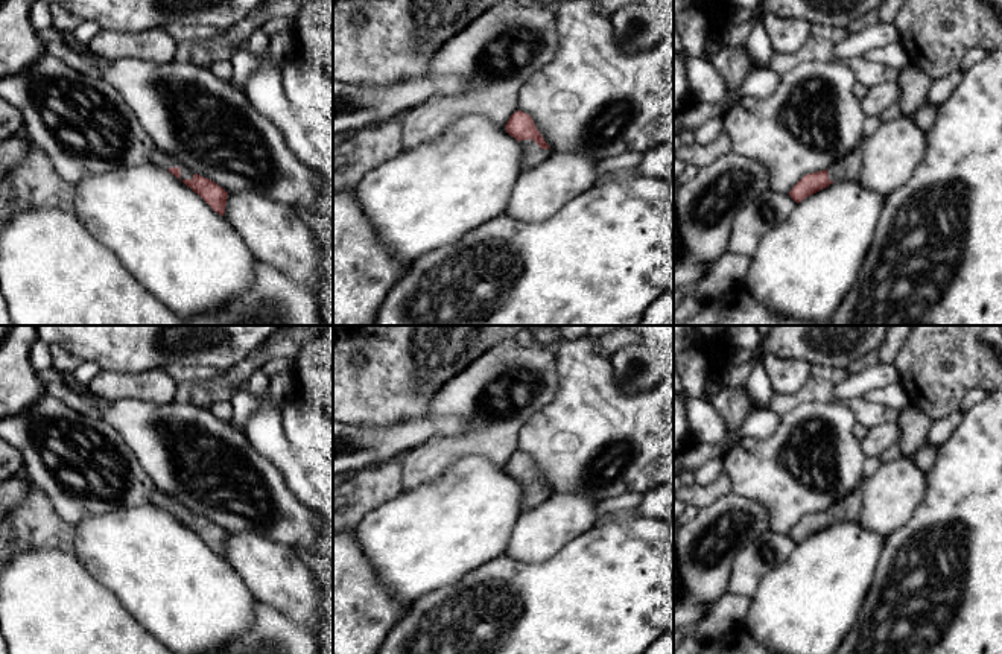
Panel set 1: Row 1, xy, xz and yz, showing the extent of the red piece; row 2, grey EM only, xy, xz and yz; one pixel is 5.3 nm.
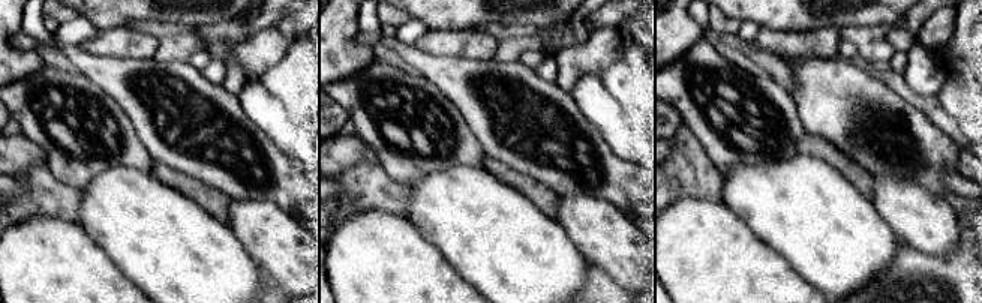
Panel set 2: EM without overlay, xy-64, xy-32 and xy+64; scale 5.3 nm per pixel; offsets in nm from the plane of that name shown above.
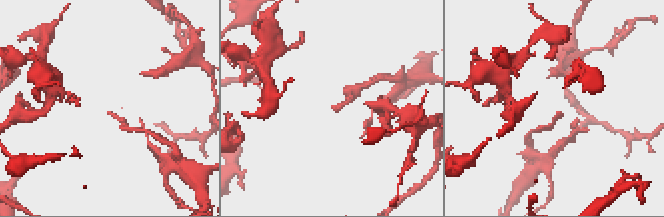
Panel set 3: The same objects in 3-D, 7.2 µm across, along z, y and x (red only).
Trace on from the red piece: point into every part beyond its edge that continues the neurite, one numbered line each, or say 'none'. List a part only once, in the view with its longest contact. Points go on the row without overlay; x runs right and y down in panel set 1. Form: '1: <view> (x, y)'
1: xy (158, 498)

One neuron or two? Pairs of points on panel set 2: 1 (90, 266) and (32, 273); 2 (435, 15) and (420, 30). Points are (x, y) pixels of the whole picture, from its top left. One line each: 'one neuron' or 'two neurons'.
1: one neuron
2: two neurons

